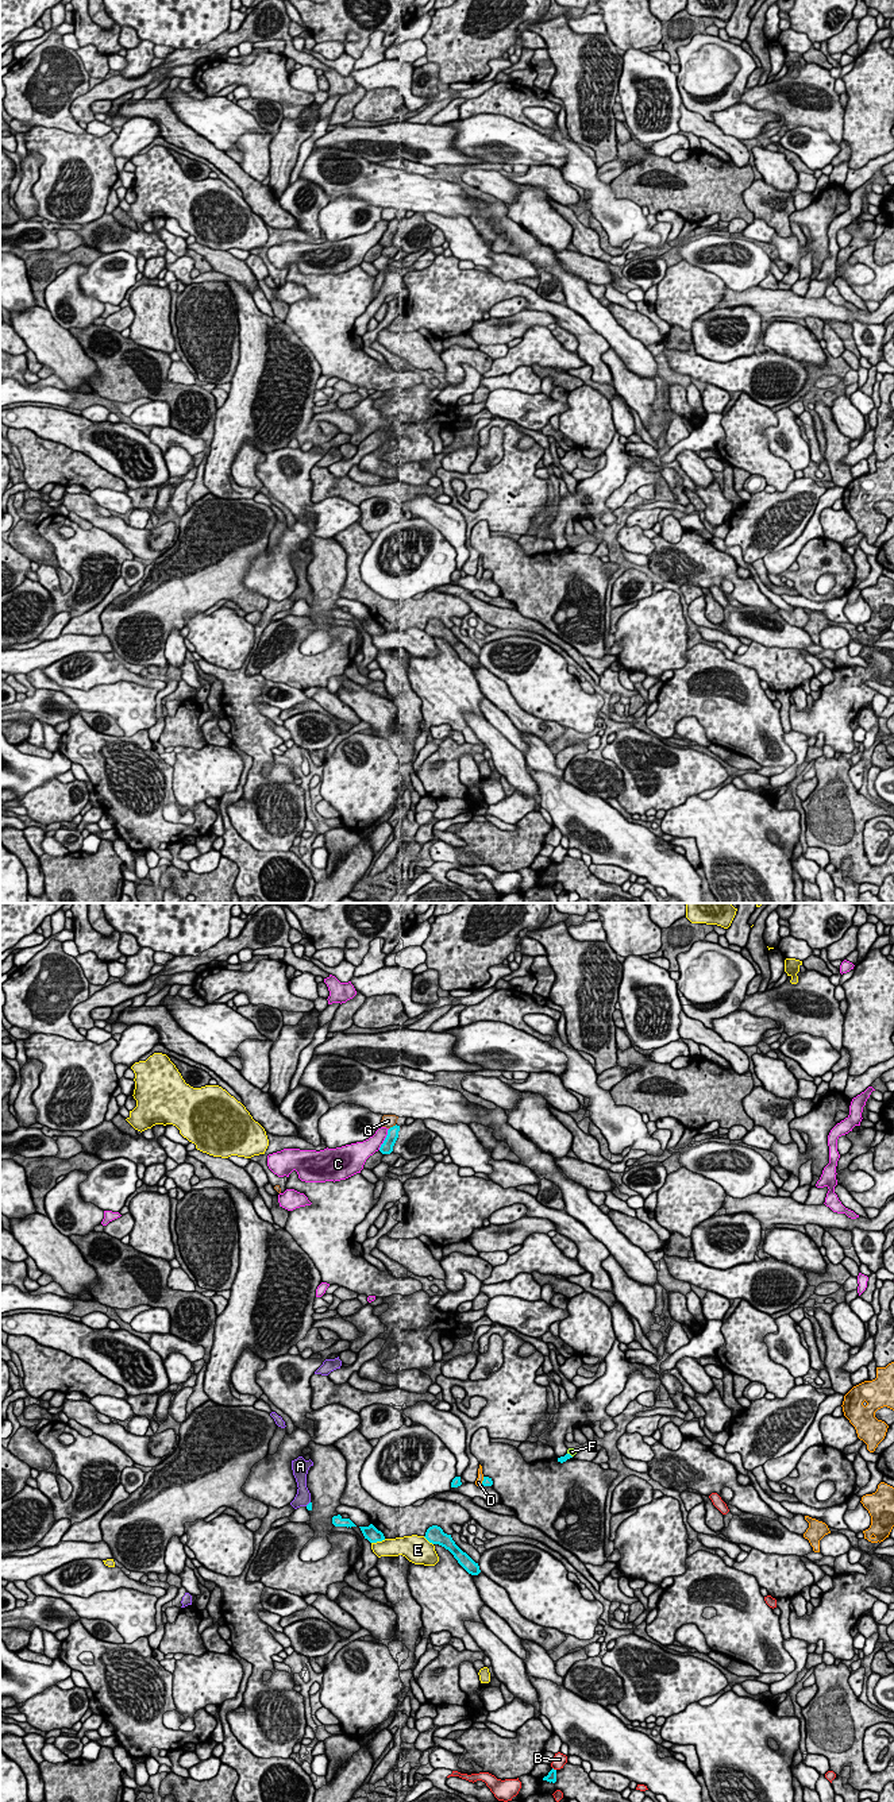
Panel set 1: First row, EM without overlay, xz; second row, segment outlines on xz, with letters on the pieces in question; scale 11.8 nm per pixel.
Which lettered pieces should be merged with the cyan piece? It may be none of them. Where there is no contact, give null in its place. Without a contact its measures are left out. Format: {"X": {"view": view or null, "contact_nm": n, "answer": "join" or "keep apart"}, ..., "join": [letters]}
{"A": {"view": "xz", "contact_nm": 80, "answer": "join"}, "B": {"view": "xz", "contact_nm": 60, "answer": "keep apart"}, "C": {"view": "xz", "contact_nm": 280, "answer": "keep apart"}, "D": {"view": "xz", "contact_nm": 120, "answer": "keep apart"}, "E": {"view": "xz", "contact_nm": 180, "answer": "keep apart"}, "F": {"view": "xz", "contact_nm": 80, "answer": "keep apart"}, "G": {"view": "xz", "contact_nm": 110, "answer": "keep apart"}, "join": ["A"]}

